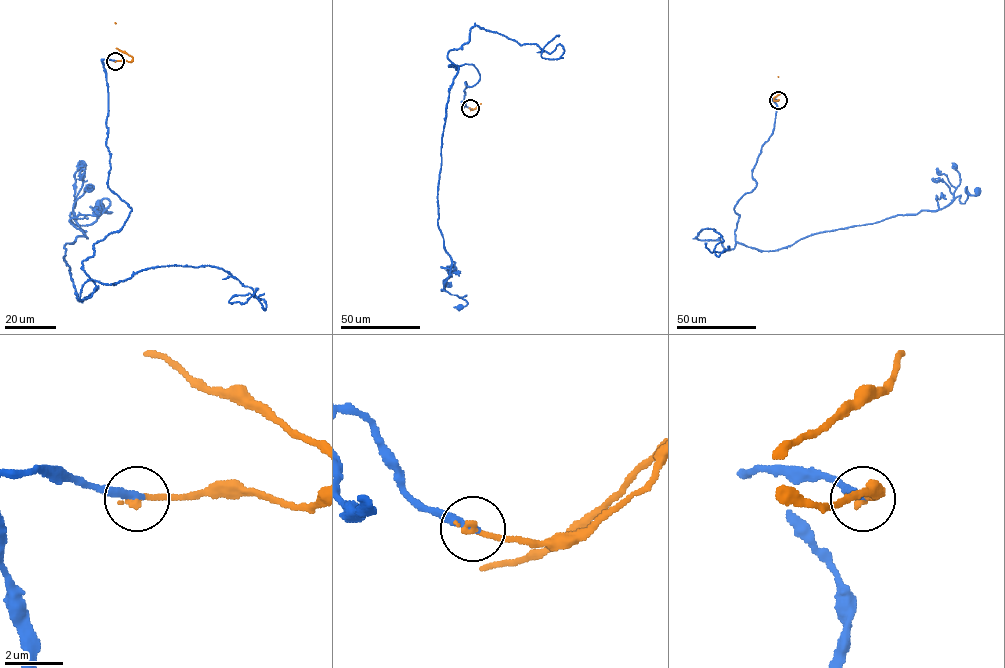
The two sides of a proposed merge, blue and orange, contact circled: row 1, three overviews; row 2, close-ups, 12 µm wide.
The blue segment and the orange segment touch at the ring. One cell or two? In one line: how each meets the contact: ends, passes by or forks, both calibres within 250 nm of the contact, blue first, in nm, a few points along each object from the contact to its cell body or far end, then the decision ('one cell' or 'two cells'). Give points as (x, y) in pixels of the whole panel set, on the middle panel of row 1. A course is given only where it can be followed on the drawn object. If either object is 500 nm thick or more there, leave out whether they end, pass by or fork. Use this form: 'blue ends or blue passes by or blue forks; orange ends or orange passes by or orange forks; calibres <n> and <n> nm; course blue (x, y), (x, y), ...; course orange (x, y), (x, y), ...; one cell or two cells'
blue ends; orange ends; calibres 300 and 200 nm; course blue (470, 108), (464, 83), (480, 74), (450, 64), (437, 220), (451, 261), (441, 290), (466, 295), (459, 307); course orange (470, 108), (476, 109), (481, 103), (474, 109), (469, 108); one cell

